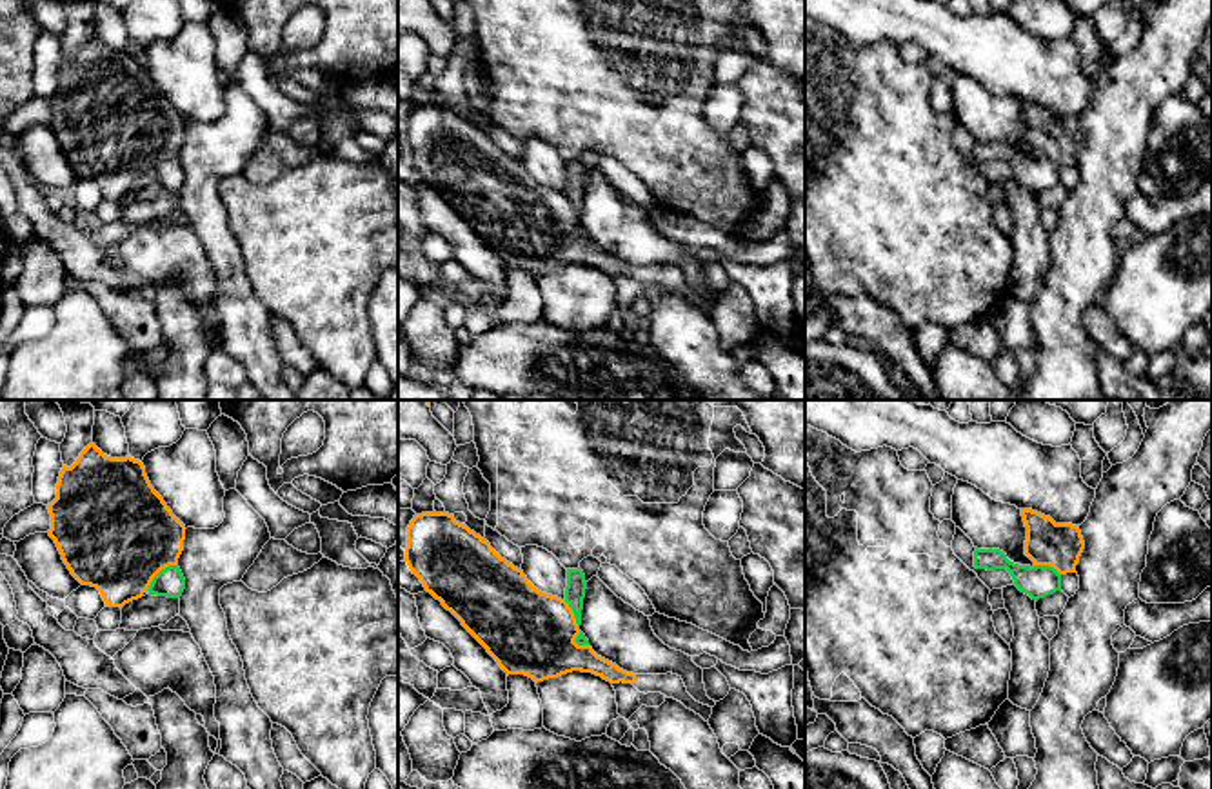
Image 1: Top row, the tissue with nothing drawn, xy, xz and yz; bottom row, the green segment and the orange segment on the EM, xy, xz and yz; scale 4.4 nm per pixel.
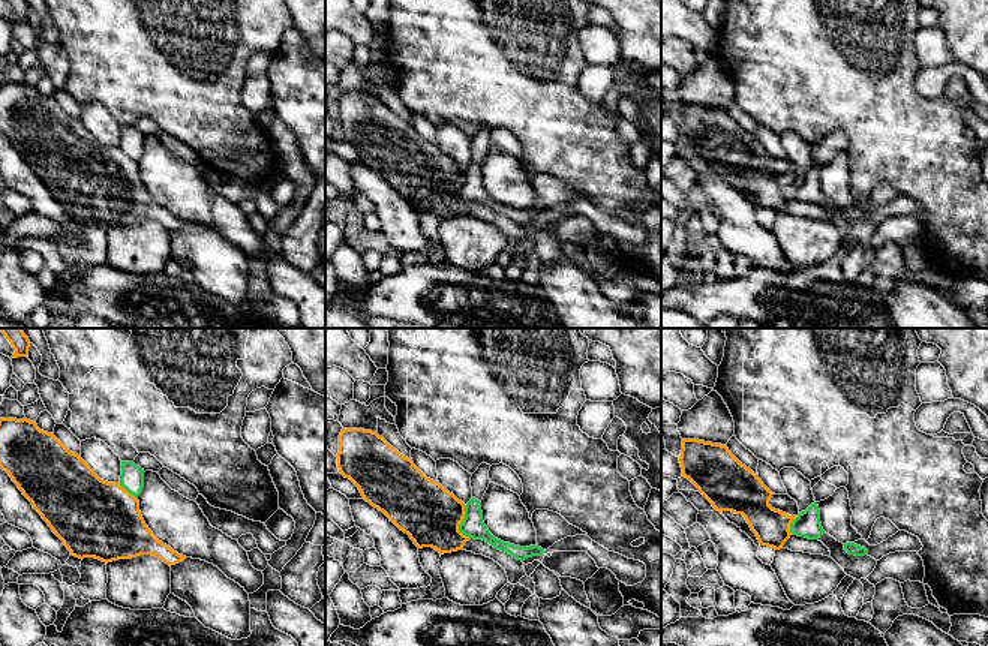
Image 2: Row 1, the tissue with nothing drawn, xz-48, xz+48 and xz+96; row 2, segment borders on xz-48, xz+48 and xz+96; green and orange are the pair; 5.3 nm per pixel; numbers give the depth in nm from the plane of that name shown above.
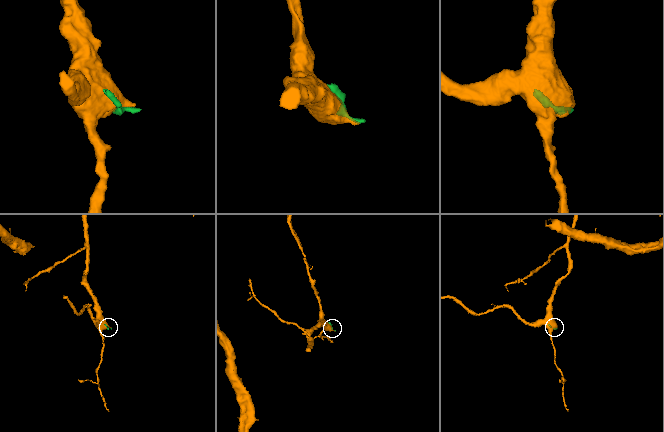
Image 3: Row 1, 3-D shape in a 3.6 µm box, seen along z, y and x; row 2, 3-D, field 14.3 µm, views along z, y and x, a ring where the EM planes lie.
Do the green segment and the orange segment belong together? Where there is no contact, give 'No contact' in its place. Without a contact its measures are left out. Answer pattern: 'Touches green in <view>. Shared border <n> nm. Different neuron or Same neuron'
Touches green in xz. Shared border 240 nm. Different neuron

